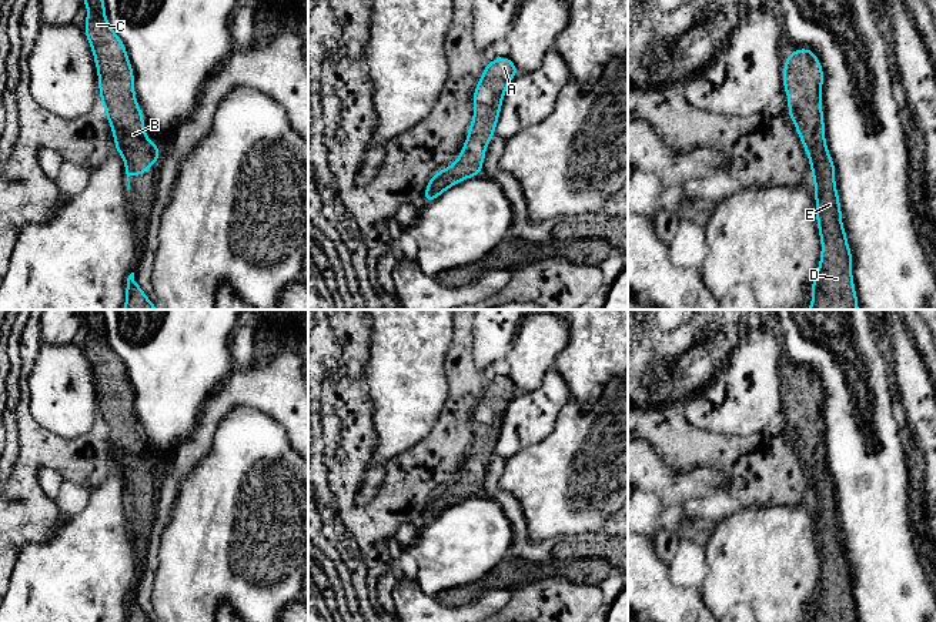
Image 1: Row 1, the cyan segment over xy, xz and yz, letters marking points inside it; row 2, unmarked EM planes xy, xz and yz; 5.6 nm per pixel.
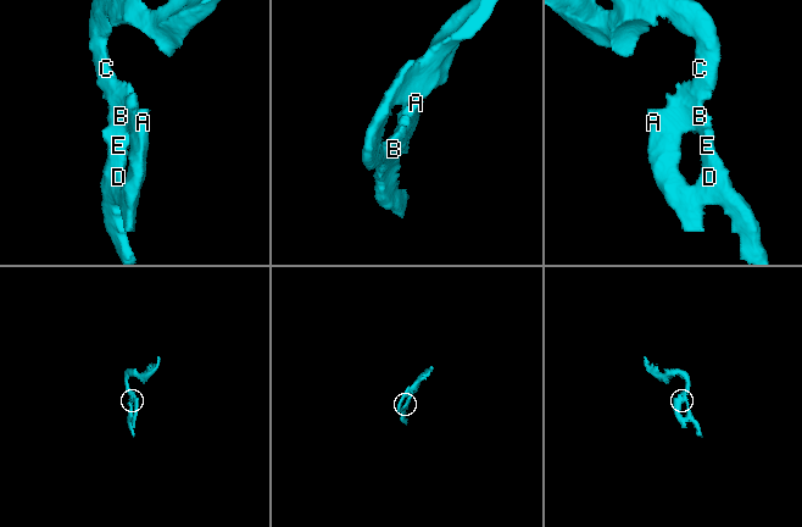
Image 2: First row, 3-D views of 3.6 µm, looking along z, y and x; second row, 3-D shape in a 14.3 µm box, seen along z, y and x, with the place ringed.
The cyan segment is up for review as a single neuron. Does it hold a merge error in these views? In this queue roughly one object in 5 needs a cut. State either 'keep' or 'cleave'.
keep

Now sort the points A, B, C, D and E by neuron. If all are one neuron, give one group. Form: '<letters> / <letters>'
A B C D E

